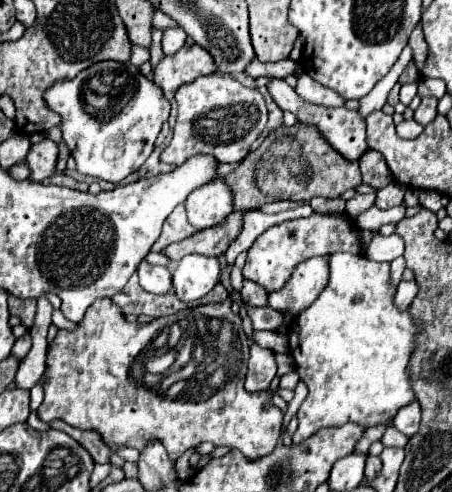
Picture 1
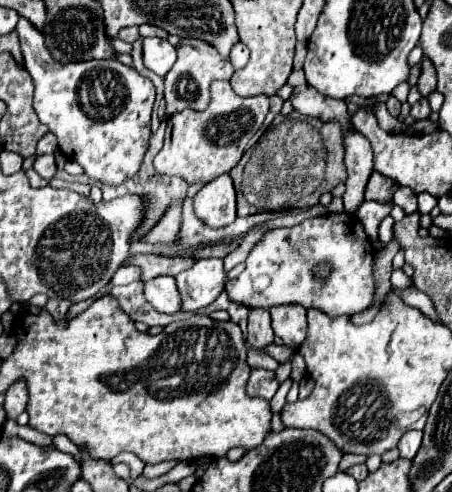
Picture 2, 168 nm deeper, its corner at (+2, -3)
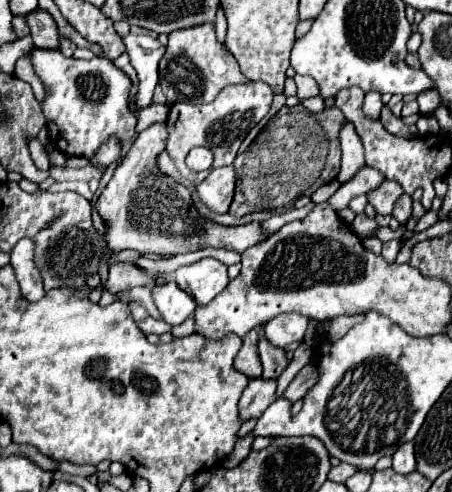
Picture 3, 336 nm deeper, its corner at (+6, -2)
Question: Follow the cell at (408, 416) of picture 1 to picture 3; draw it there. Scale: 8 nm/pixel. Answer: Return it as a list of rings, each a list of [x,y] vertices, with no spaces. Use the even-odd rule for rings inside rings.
[[[404,443],[404,447],[400,447],[400,451],[396,451],[392,469],[394,469],[396,473],[400,473],[400,475],[408,475],[408,473],[416,471],[416,459],[414,459],[414,443]]]

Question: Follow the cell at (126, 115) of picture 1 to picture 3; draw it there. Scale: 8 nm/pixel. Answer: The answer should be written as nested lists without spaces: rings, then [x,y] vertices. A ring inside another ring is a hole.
[[[30,51],[32,65],[46,85],[48,97],[42,101],[50,141],[58,151],[76,157],[88,157],[108,135],[120,135],[124,143],[134,135],[136,115],[130,111],[130,79],[108,59],[90,61],[68,59],[60,51]]]

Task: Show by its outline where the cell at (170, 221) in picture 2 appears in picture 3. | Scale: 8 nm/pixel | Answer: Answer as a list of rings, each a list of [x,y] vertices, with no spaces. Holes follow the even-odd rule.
[[[154,123],[142,133],[138,133],[134,145],[122,159],[120,167],[114,171],[108,185],[102,189],[96,201],[96,211],[108,229],[106,243],[110,251],[134,249],[138,253],[178,255],[198,251],[204,247],[224,247],[242,253],[252,245],[268,239],[270,233],[266,233],[262,229],[262,223],[256,221],[226,227],[210,219],[204,219],[192,203],[192,193],[182,183],[174,181],[158,169],[156,159],[166,149],[166,139],[166,123]]]

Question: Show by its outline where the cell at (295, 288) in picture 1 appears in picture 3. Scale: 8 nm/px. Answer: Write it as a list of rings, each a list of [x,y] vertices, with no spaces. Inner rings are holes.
[[[278,315],[276,319],[268,321],[264,325],[264,333],[266,339],[274,345],[274,347],[286,347],[294,341],[302,341],[304,333],[308,327],[308,319],[300,317],[300,315]]]

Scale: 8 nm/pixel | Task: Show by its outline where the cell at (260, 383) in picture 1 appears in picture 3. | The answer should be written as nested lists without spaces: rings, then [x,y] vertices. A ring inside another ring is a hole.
[[[250,379],[240,399],[240,421],[258,419],[276,399],[276,383],[272,379]]]

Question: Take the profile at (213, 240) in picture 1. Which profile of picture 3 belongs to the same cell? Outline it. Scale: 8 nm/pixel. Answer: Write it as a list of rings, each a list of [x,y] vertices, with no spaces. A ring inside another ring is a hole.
[[[114,263],[110,267],[110,275],[108,275],[106,283],[102,283],[102,287],[110,293],[128,291],[138,285],[152,285],[152,277],[130,263]]]

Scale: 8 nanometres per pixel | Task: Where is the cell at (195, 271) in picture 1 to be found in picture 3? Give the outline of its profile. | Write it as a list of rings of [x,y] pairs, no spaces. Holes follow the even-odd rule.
[[[202,259],[198,263],[176,269],[174,281],[198,305],[210,303],[228,285],[228,267],[216,259]]]

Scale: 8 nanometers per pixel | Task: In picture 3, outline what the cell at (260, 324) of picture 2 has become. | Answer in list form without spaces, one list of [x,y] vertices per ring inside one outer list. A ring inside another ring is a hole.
[[[260,331],[260,343],[258,343],[258,349],[260,349],[260,359],[262,359],[262,367],[264,367],[264,373],[262,377],[264,379],[278,379],[280,373],[288,367],[288,357],[286,357],[286,351],[284,349],[278,349],[278,347],[272,347],[266,339],[264,339],[264,331]]]

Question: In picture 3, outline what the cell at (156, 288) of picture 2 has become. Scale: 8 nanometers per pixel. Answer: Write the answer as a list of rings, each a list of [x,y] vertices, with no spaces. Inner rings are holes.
[[[168,281],[160,287],[154,287],[154,303],[162,313],[164,321],[170,325],[180,325],[194,315],[194,299],[182,291],[174,281]]]

